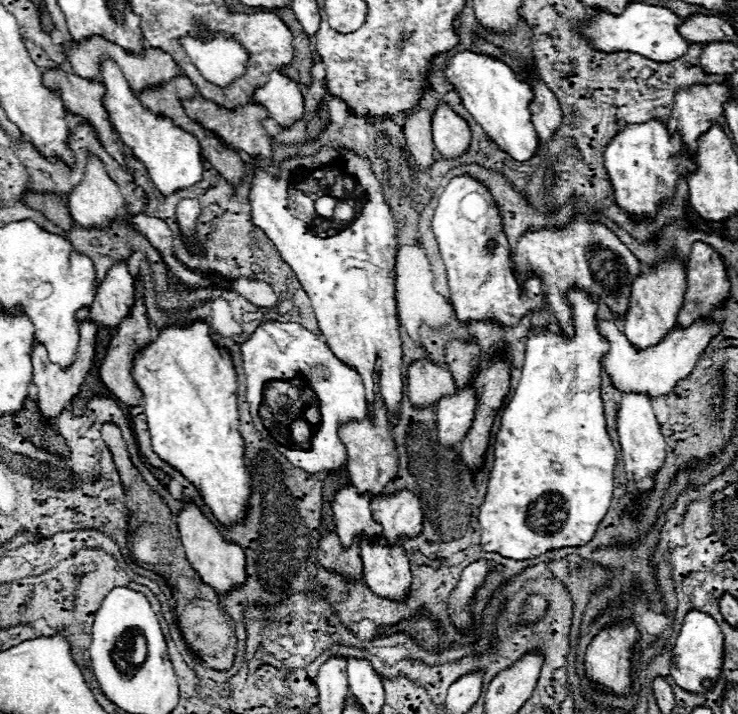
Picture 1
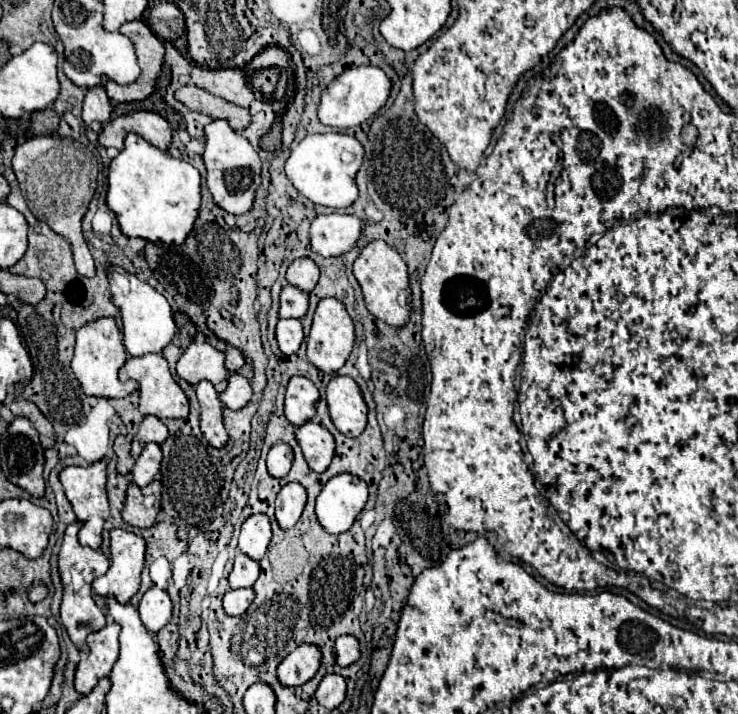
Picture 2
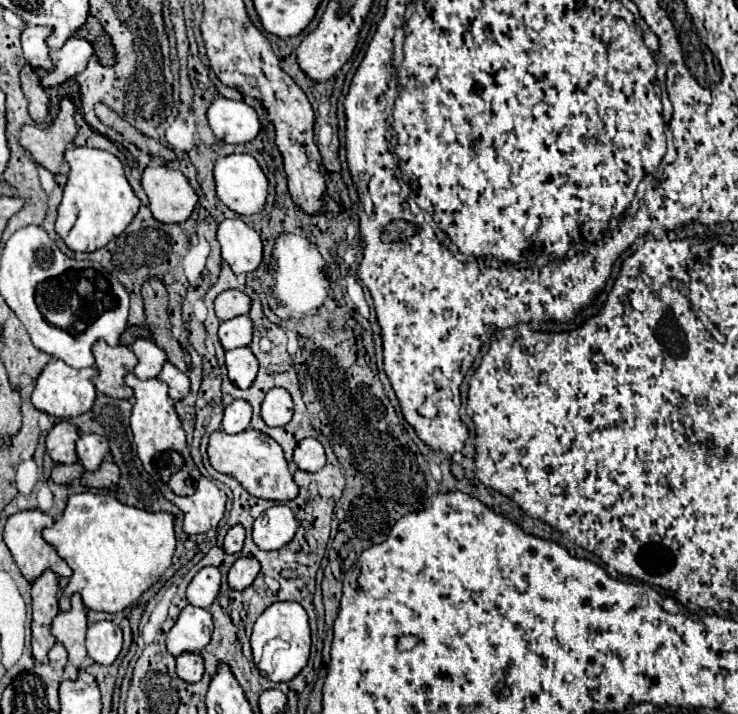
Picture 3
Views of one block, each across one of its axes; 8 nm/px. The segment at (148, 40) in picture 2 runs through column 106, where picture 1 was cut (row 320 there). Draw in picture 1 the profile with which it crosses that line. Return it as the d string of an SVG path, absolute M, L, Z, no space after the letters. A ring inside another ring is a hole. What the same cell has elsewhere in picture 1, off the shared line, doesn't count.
M84 320L82 328L80 328L80 342L78 342L78 352L76 352L76 360L74 364L70 364L68 368L60 368L58 364L48 360L48 350L42 342L34 342L34 352L32 352L32 368L34 368L34 384L38 388L38 406L44 418L48 418L50 422L54 422L54 418L66 408L66 404L80 392L80 384L84 382L86 372L92 366L92 358L94 358L94 346L96 346L96 334L98 334L98 324L94 320Z

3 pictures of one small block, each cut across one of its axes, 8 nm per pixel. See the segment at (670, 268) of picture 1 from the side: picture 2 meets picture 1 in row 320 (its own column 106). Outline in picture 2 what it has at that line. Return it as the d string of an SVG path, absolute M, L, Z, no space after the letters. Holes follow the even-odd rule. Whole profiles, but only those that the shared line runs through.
M108 622L102 630L88 634L86 642L90 646L90 654L84 662L78 662L76 666L74 676L76 692L88 694L100 678L110 674L118 658L118 634L120 626L116 626L116 622Z

